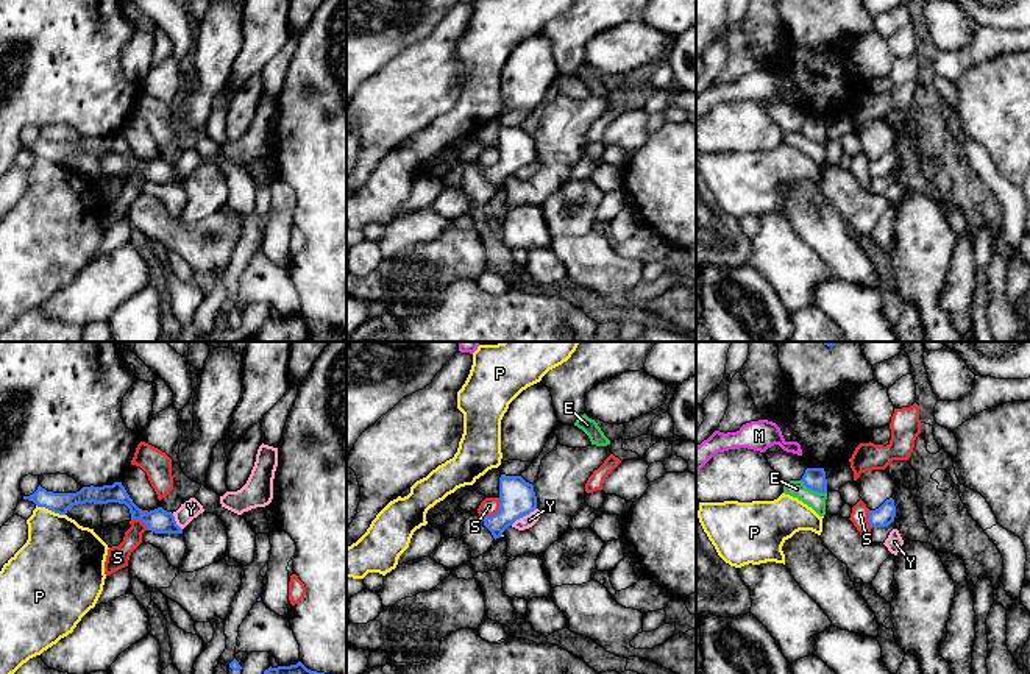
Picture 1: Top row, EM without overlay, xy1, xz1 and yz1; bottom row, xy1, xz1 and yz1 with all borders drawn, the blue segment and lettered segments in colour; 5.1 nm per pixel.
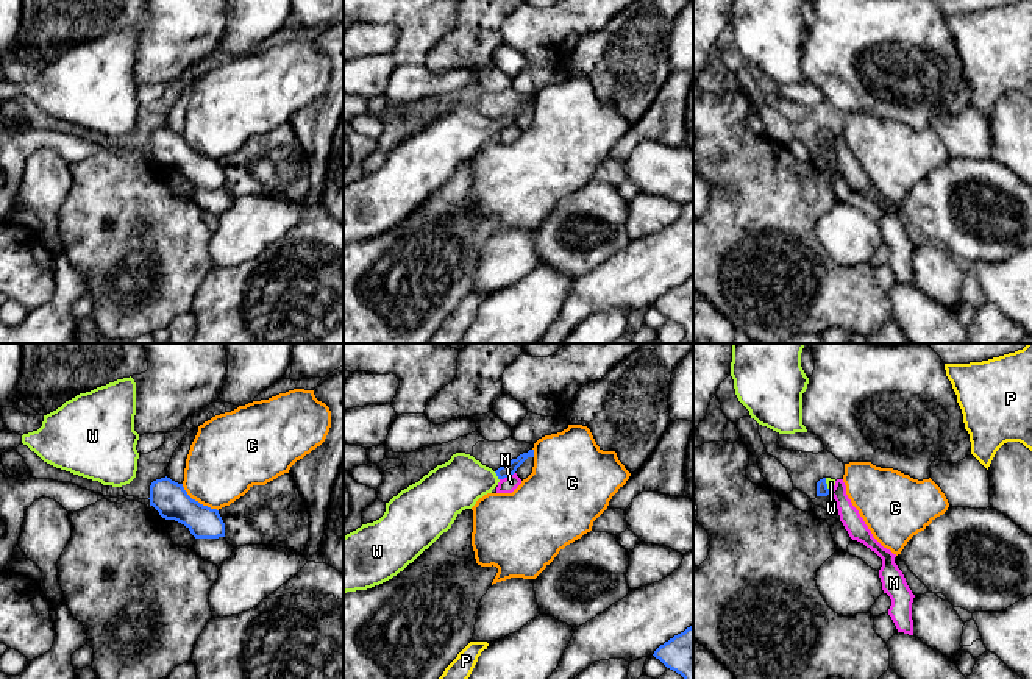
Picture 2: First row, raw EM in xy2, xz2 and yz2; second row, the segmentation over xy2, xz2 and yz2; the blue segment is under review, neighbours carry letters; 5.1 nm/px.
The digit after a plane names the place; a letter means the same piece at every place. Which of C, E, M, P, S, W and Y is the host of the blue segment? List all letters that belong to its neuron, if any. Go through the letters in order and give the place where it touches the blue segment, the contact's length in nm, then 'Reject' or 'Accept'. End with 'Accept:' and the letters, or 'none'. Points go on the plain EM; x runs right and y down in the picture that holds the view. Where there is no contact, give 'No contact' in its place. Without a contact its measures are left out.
C: Touches blue at xy2 (197, 152). Shared border 240 nm. Reject
E: Touches blue at yz1 (813, 141). Shared border 150 nm. Reject
M: Touches blue at xz2 (506, 127). Shared border 90 nm. Reject
P: Touches blue at xy1 (50, 159). Shared border 160 nm. Reject
S: Touches blue at xz1 (497, 163). Shared border 140 nm. Reject
W: Touches blue at xz2 (497, 125). Shared border 50 nm. Accept
Y: Touches blue at xz1 (523, 166). Shared border 160 nm. Reject
Accept: W

